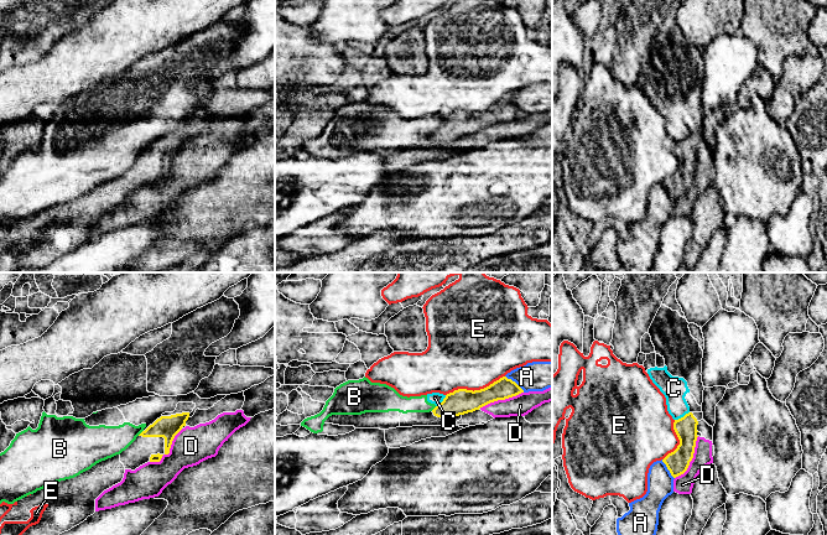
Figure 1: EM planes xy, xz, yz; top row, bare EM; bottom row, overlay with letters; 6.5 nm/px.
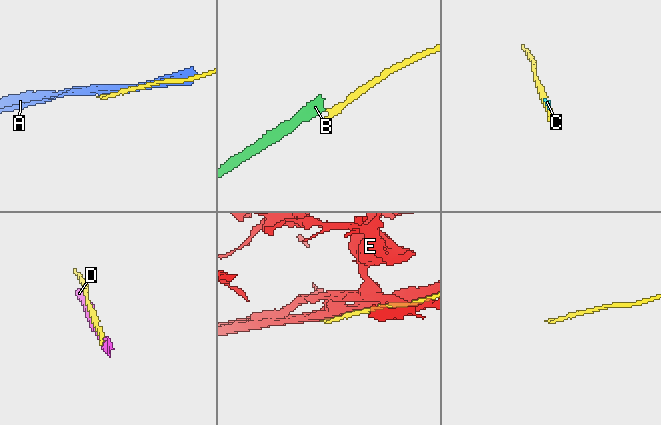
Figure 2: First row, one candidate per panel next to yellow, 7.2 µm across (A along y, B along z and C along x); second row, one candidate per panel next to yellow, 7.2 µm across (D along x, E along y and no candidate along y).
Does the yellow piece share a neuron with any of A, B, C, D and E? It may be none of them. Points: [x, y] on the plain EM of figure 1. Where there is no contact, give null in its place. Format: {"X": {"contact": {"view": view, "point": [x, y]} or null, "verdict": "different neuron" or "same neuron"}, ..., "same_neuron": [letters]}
{"A": {"contact": {"view": "xz", "point": [515, 105]}, "verdict": "different neuron"}, "B": {"contact": {"view": "xy", "point": [141, 155]}, "verdict": "different neuron"}, "C": {"contact": {"view": "yz", "point": [681, 140]}, "verdict": "different neuron"}, "D": {"contact": {"view": "yz", "point": [692, 180]}, "verdict": "different neuron"}, "E": {"contact": {"view": "xz", "point": [474, 113]}, "verdict": "different neuron"}, "same_neuron": []}

